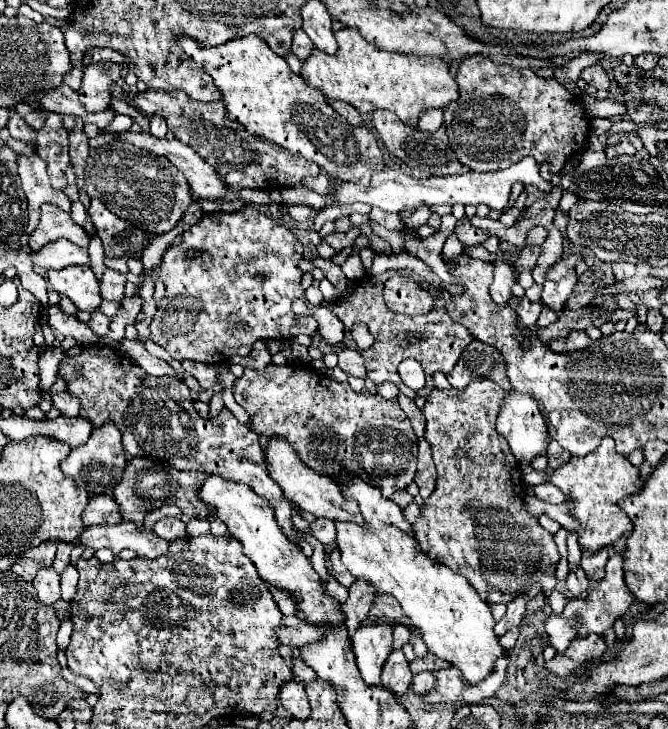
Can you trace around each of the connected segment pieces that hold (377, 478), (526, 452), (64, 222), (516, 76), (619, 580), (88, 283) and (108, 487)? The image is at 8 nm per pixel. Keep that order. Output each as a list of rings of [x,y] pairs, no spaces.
[[[269,364],[261,370],[245,368],[243,378],[233,386],[233,394],[239,406],[251,416],[251,430],[263,436],[283,436],[299,454],[299,458],[317,474],[335,478],[339,464],[361,480],[379,486],[383,496],[389,498],[397,490],[405,490],[417,472],[417,436],[409,424],[409,418],[399,408],[397,400],[385,400],[379,394],[363,388],[355,392],[347,382],[337,382],[325,374],[313,374],[313,368],[305,364]]]
[[[515,390],[507,392],[507,400],[503,402],[499,418],[497,418],[497,432],[507,438],[519,464],[531,464],[533,458],[547,454],[549,432],[547,432],[543,416],[539,412],[539,406],[531,396],[525,396],[525,394],[515,392]]]
[[[44,204],[41,206],[39,224],[29,236],[29,246],[33,252],[37,252],[45,244],[59,240],[59,238],[67,238],[73,244],[83,246],[83,248],[87,248],[89,244],[87,232],[79,224],[75,224],[67,212],[61,212],[59,208]]]
[[[471,56],[461,62],[457,70],[459,98],[445,108],[445,126],[449,146],[457,160],[475,172],[495,172],[509,168],[525,156],[533,156],[537,162],[551,162],[551,172],[559,172],[569,156],[579,152],[591,132],[585,120],[581,102],[567,92],[555,78],[541,78],[533,70],[513,68],[507,64],[495,64],[485,56]]]
[[[613,554],[607,560],[607,566],[605,566],[605,578],[599,580],[589,594],[569,598],[567,604],[565,604],[565,610],[561,614],[555,614],[555,612],[549,614],[549,618],[545,620],[545,632],[549,636],[549,644],[555,648],[557,654],[563,654],[575,638],[583,638],[583,636],[589,636],[589,634],[603,636],[603,632],[613,628],[615,620],[623,618],[623,614],[629,610],[633,596],[625,588],[621,564],[623,564],[621,554]]]
[[[65,266],[61,270],[49,270],[47,278],[51,288],[71,298],[79,310],[93,312],[103,300],[99,292],[99,280],[89,266]]]
[[[103,424],[93,430],[93,436],[81,448],[71,450],[71,454],[61,462],[61,472],[75,480],[77,488],[87,490],[89,498],[97,494],[111,494],[119,484],[121,474],[125,470],[125,450],[121,446],[121,432],[113,428],[113,424]]]

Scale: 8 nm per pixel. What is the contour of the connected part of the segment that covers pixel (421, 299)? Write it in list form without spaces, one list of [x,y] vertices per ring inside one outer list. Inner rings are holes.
[[[393,274],[385,282],[383,296],[385,296],[385,304],[395,314],[423,316],[433,310],[433,296],[409,276]]]

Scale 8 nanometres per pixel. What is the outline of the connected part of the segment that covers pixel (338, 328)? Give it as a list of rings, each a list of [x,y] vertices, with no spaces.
[[[327,306],[315,308],[315,320],[319,322],[319,334],[329,344],[343,342],[343,322],[333,314],[331,308],[327,308]]]

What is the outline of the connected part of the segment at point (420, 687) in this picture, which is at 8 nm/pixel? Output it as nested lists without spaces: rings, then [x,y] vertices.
[[[421,672],[421,674],[413,676],[411,686],[413,686],[413,690],[415,690],[417,694],[425,694],[425,692],[429,692],[431,688],[435,688],[435,676],[433,676],[431,672]]]

